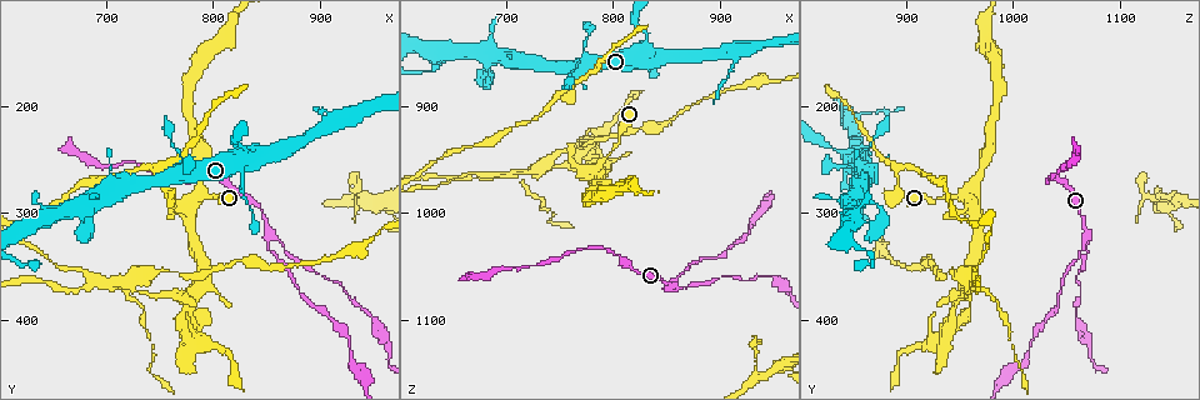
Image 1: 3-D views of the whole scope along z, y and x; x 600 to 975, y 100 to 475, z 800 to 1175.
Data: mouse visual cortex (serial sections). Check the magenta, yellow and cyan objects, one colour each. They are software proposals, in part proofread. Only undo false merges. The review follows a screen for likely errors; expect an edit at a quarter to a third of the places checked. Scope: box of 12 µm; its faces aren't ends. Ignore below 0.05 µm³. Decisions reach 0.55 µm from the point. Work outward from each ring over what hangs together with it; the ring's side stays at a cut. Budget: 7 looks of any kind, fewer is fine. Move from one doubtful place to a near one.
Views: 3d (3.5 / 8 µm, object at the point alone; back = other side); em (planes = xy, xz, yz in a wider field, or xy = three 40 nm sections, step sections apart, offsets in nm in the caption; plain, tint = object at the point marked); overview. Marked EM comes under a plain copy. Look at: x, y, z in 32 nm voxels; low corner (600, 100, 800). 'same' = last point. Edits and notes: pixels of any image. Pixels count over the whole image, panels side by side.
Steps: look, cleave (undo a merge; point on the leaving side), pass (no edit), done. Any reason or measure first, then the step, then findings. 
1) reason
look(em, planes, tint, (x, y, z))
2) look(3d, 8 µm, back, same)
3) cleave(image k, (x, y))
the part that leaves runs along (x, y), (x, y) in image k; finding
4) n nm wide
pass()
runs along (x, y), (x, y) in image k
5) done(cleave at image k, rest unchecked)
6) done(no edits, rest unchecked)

three-way junction
look(3d, 8 µm, (784, 288, 960))

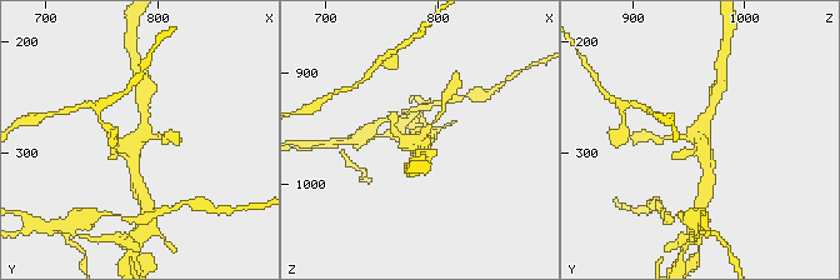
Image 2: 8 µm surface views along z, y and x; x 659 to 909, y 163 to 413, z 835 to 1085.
closer look
look(3d, 3.5 µm, back, (786, 288, 956))

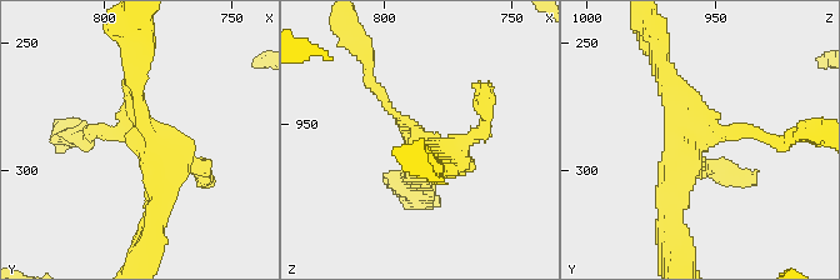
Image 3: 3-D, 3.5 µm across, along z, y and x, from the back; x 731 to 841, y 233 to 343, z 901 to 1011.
look(em, xy, step 3, tint, (785, 289, 957))

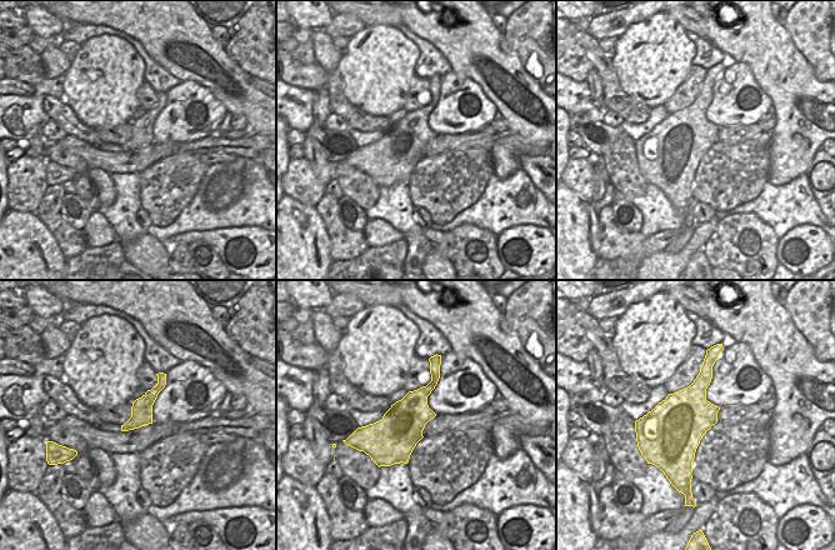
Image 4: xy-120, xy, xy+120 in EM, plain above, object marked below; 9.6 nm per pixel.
pass()
runs along (755, 133), (698, 136), (671, 213) in image 3; all the same cell

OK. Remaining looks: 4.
three-way junction
look(3d, 3.5 µm, (854, 316, 1072))

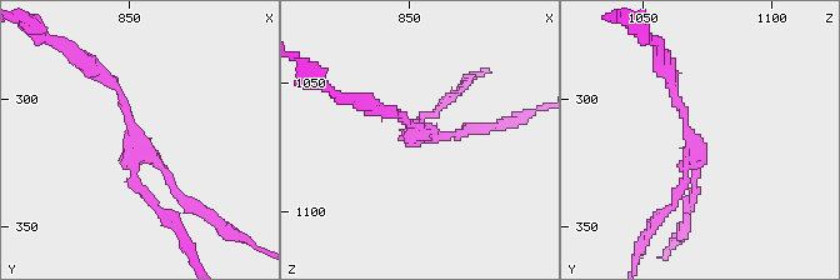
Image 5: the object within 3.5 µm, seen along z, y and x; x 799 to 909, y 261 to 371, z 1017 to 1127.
3 arms; arms of 100, 100, 150 nm
look(em, planes, tint, (852, 316, 1070))

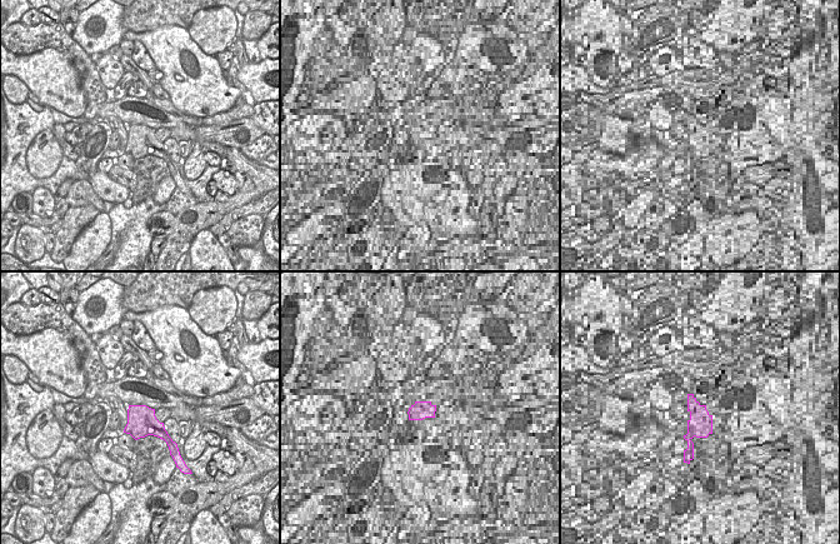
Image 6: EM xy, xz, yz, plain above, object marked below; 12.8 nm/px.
look(em, xy, step 1, tint, same)

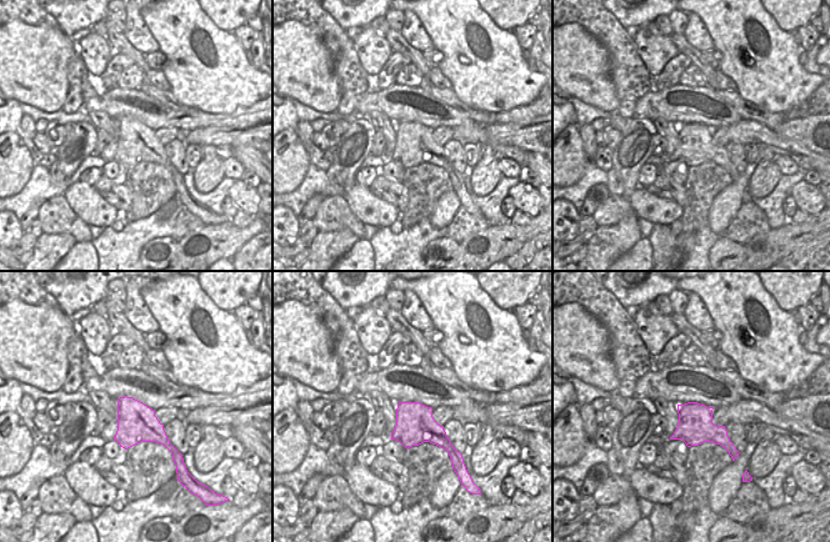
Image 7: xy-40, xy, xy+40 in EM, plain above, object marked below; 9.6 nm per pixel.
cleave(image 5, (443, 104))
the part that leaves runs along (133, 173), (194, 260) in image 5; two cells meet here

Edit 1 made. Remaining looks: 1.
done(cleave at image 5, rest unchecked)

